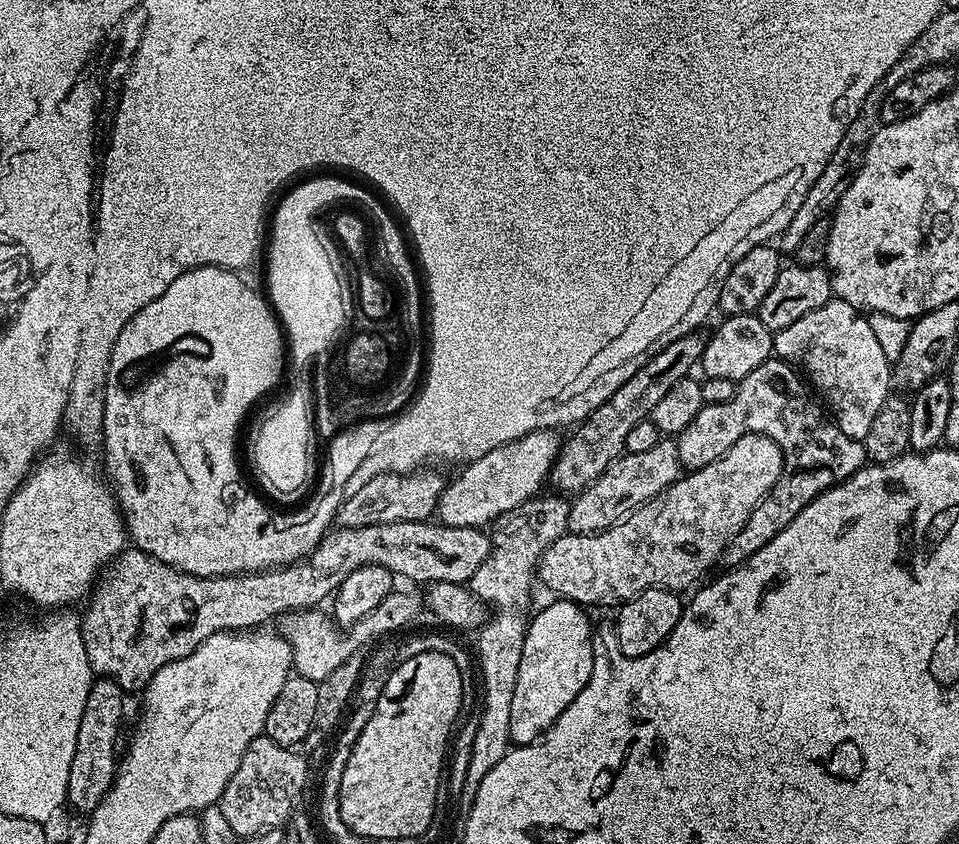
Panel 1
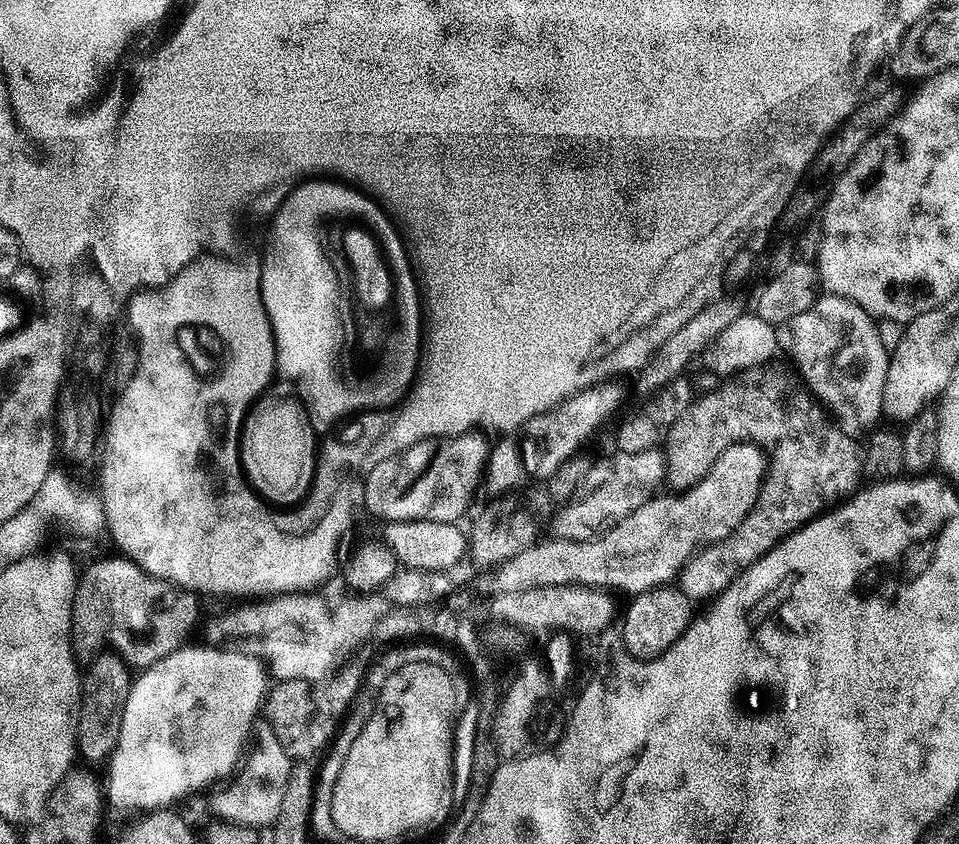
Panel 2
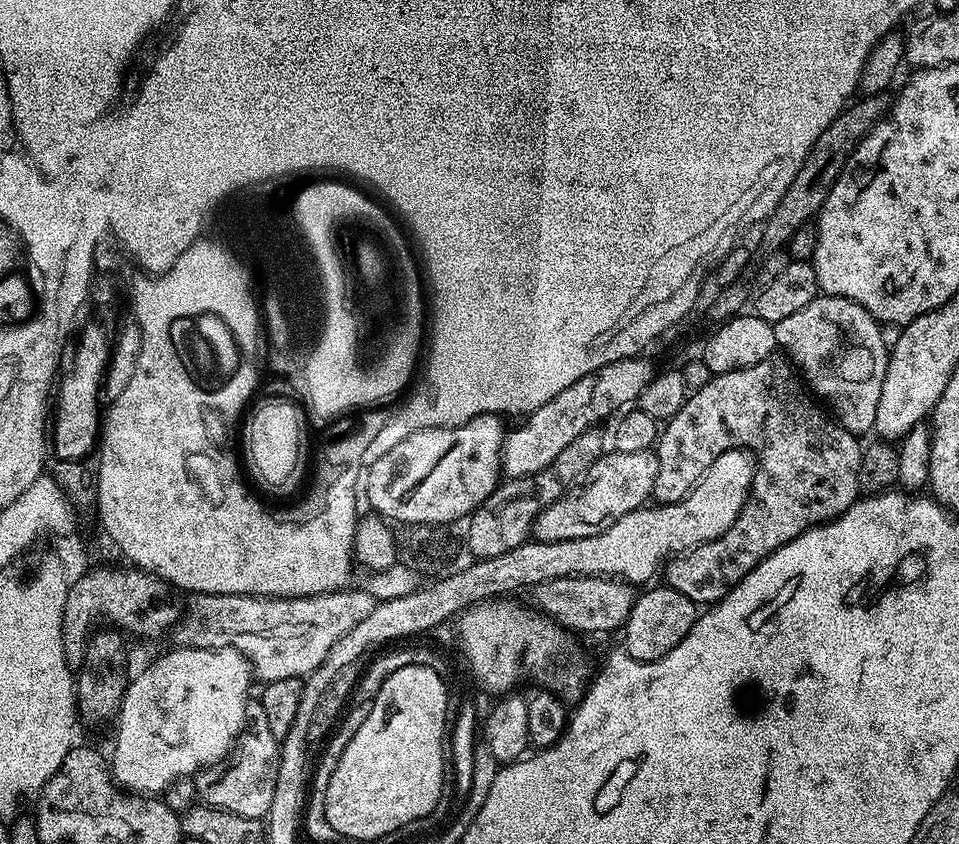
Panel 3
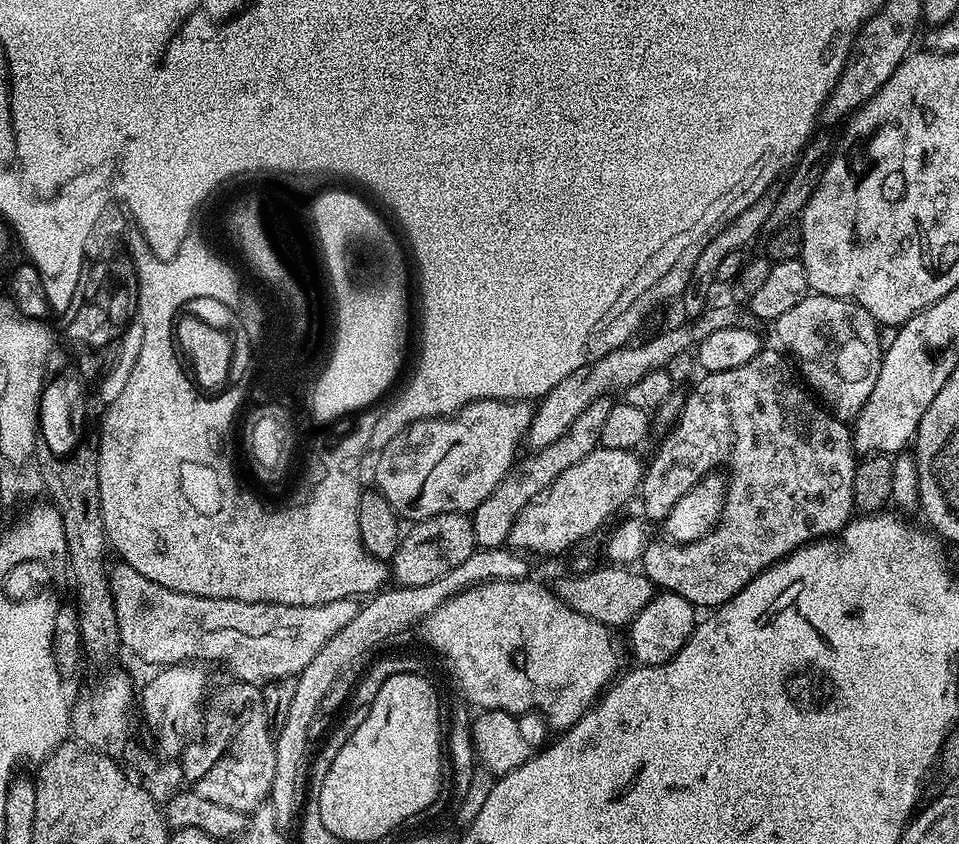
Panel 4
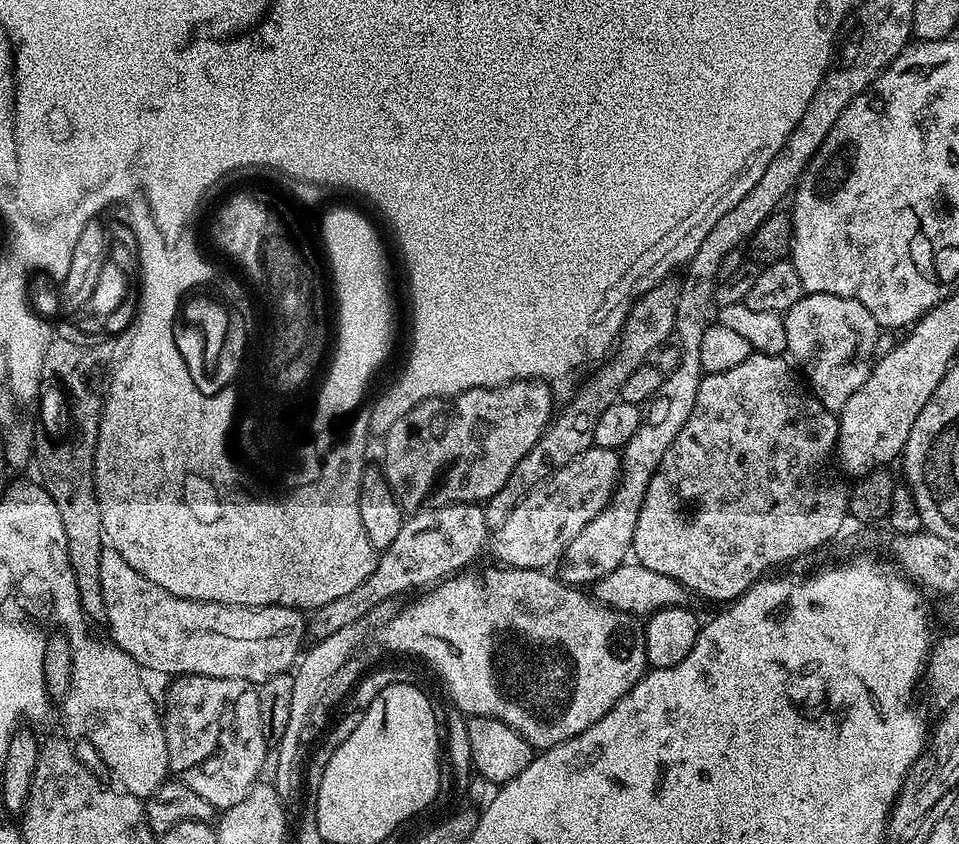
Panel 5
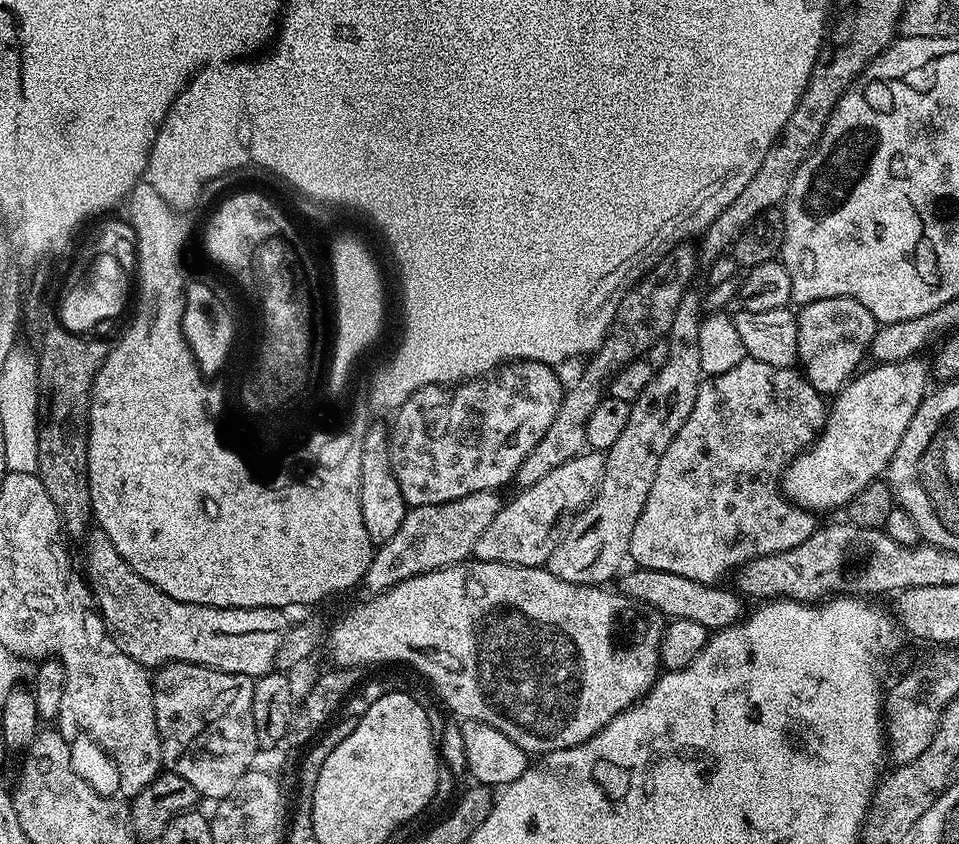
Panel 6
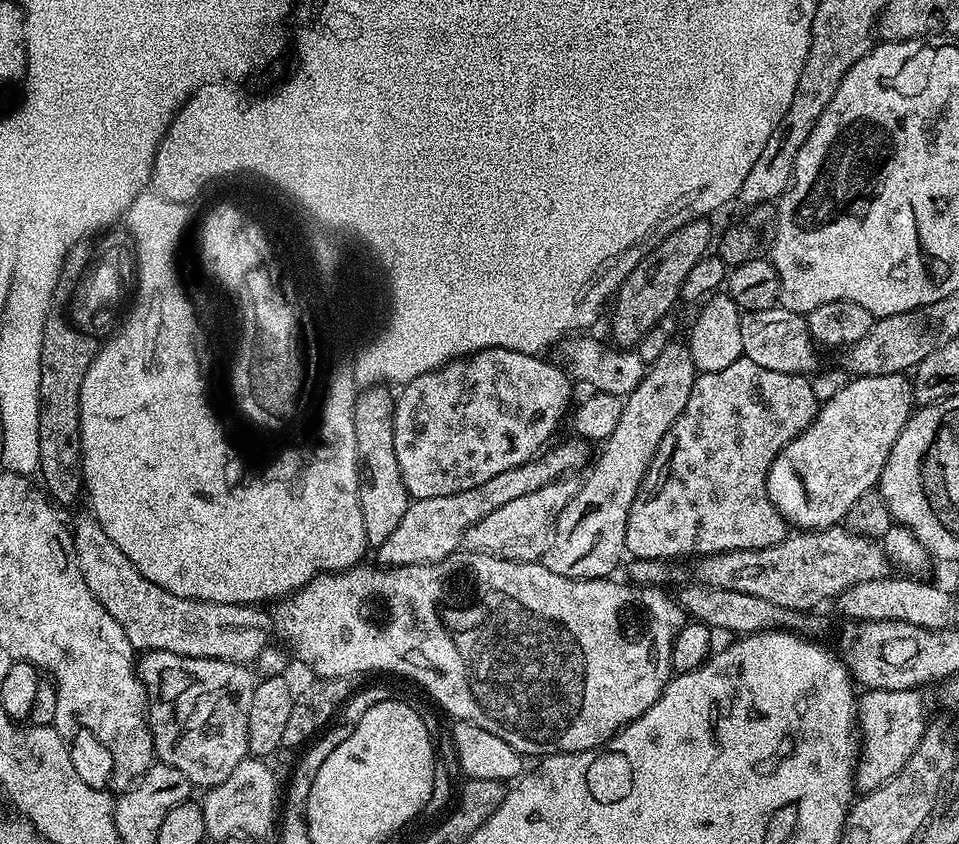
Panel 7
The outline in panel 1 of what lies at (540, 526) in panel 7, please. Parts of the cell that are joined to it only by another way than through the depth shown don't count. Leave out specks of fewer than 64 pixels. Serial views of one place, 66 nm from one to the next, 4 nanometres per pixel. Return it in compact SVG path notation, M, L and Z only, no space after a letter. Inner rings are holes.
M661 439L660 443L654 446L654 450L625 451L596 481L590 482L584 489L575 493L571 501L568 532L590 534L620 523L624 517L641 508L646 501L653 500L659 492L666 491L681 475L682 465L675 439Z

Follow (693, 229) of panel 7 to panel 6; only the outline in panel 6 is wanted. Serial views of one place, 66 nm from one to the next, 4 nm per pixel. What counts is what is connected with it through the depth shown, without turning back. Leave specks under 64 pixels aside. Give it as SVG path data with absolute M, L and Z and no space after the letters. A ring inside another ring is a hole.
M688 242L675 245L653 264L656 265L649 272L647 269L624 293L604 343L587 361L589 364L581 370L576 385L565 391L558 406L558 414L554 414L554 422L550 422L546 434L542 434L538 446L534 446L534 450L526 454L522 466L518 466L514 477L517 489L534 486L538 478L546 478L550 470L562 466L562 462L570 462L570 458L585 451L586 422L601 400L605 399L606 389L611 385L612 379L630 362L647 357L647 352L659 340L661 343L667 337L670 326L674 326L674 310L678 310L678 302L682 302L682 294L693 287L692 279L696 276L696 268L698 269L697 249Z

